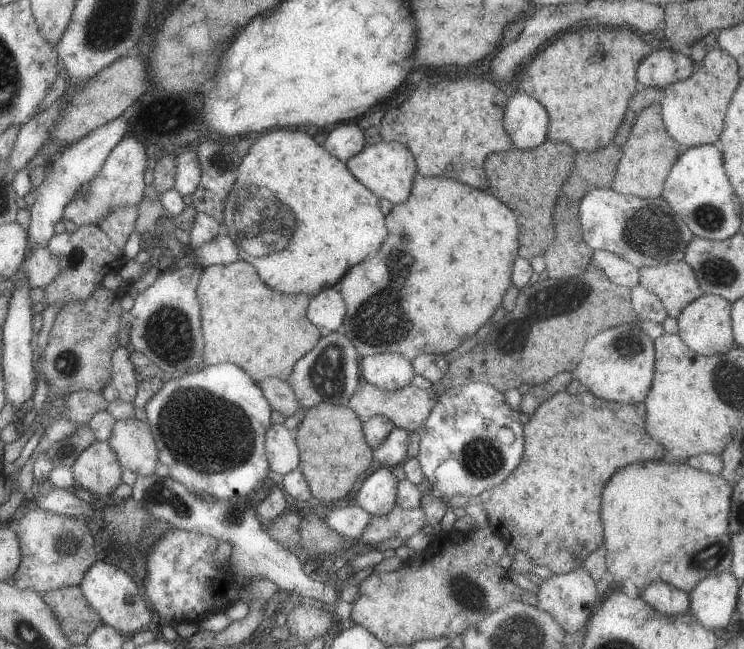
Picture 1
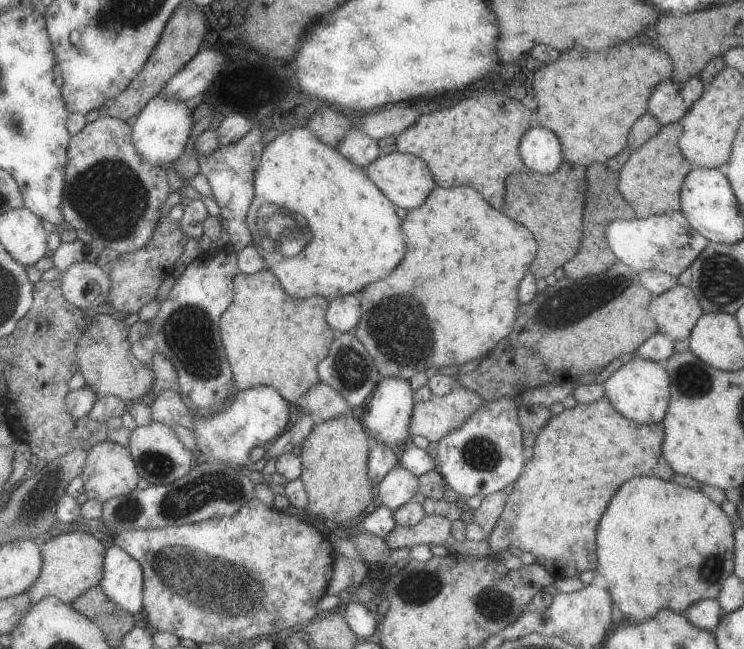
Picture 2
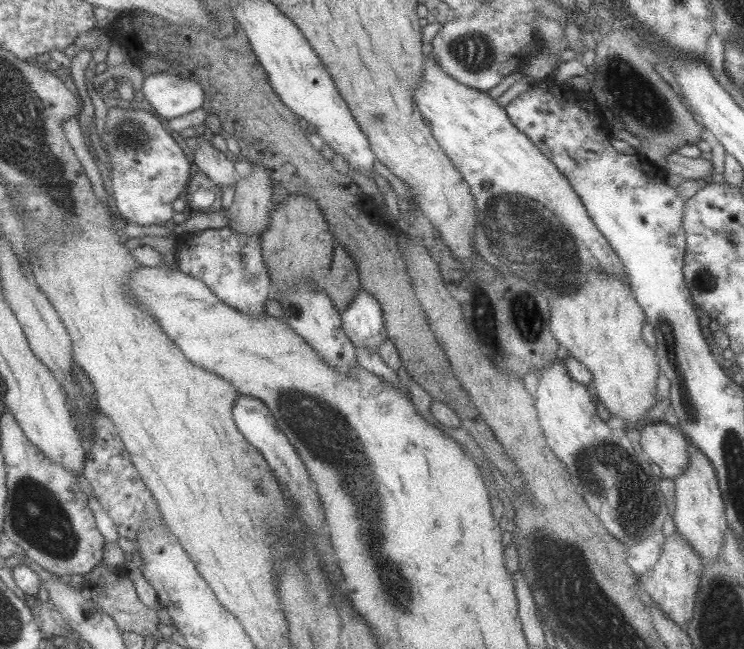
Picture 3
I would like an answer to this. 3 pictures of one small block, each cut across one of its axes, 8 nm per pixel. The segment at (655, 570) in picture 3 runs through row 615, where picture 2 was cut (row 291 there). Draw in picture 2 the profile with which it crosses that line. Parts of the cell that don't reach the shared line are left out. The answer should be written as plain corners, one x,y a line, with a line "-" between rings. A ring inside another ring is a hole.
680,283
653,297
649,308
649,315
657,322
659,332
672,342
690,340
694,326
704,313
694,292

